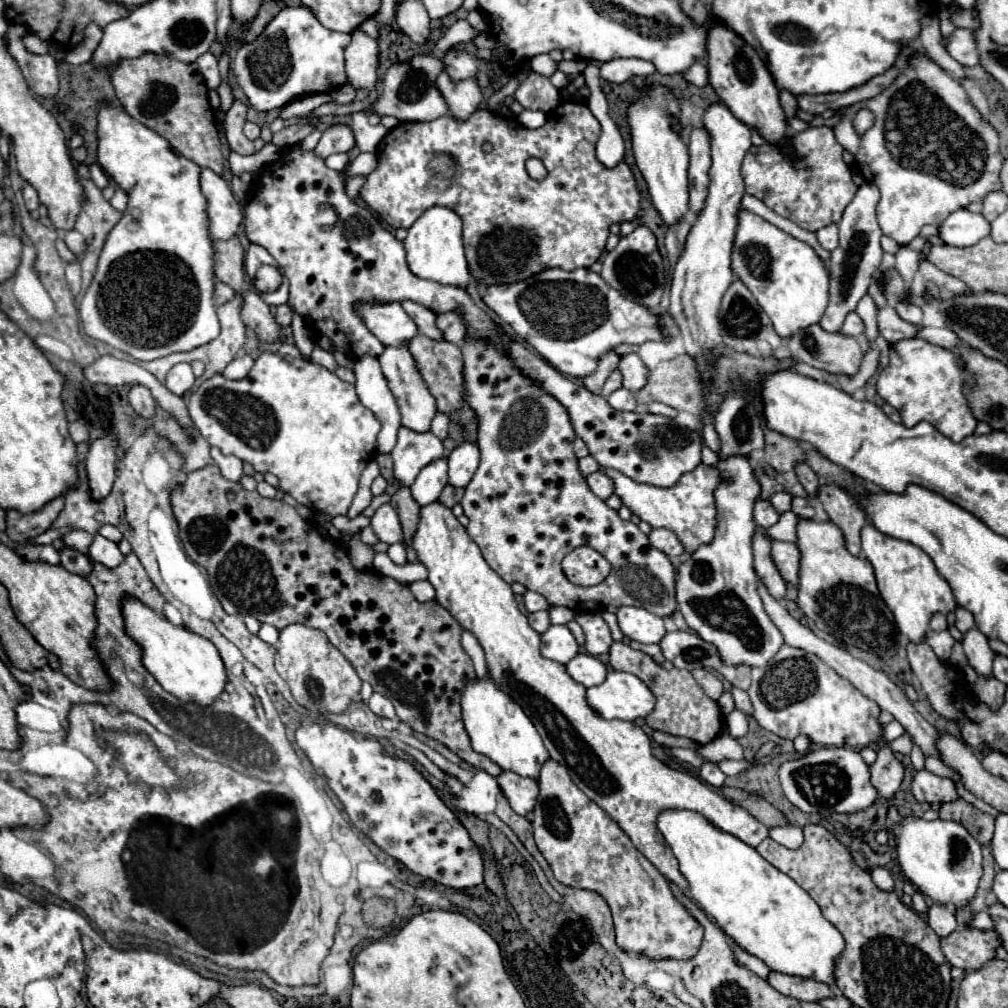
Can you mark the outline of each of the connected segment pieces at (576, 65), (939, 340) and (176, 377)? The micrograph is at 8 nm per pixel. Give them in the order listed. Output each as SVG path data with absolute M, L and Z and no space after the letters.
M574 59L571 61L562 60L558 64L558 70L564 72L567 75L578 75L583 73L583 70L589 64L589 60L581 60L581 59Z
M921 326L917 336L931 342L931 344L941 346L941 348L953 348L955 344L959 344L957 334L951 332L949 328L925 328L925 326Z
M175 364L169 374L167 374L167 380L165 380L165 386L177 394L177 396L183 396L185 392L191 390L195 382L195 374L193 374L193 368L191 364Z

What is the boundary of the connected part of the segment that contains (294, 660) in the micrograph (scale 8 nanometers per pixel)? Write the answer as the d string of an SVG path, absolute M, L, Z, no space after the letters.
M289 624L279 632L279 648L275 654L275 668L289 684L293 698L309 712L343 712L357 698L361 690L361 678L349 660L327 640L321 630Z

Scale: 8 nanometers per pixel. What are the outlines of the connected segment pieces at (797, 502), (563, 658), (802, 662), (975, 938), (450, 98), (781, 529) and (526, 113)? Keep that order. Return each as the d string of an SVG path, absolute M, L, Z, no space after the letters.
M793 498L793 512L803 520L811 520L815 516L813 506L805 498Z
M551 626L541 636L541 654L549 660L567 664L579 654L579 644L567 626Z
M783 646L767 666L753 668L751 688L747 690L753 716L761 728L793 740L799 734L807 734L821 746L869 746L879 740L877 716L881 708L865 694L855 690L851 682L835 674L823 660L805 650Z
M961 928L941 938L941 950L949 964L965 972L973 972L995 958L997 946L1001 946L1001 942L993 930L981 932L975 928Z
M441 72L437 78L437 88L447 100L449 114L457 120L467 120L483 100L481 86L475 78L467 78L463 82L451 82L451 78L447 78L447 72Z
M785 512L781 514L779 522L775 526L771 526L767 532L769 538L773 540L785 540L785 542L795 542L797 540L797 516L793 512Z
M523 110L519 116L517 116L517 120L525 126L525 128L541 128L543 124L545 124L545 120L547 120L547 114L545 112L535 112L535 110Z

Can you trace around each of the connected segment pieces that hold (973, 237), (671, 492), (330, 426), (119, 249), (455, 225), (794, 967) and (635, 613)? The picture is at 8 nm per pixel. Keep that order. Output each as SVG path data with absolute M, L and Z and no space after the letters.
M957 210L947 216L939 228L939 238L949 246L973 246L981 238L989 236L989 222L975 212Z
M699 464L693 472L681 476L681 480L671 488L659 488L651 484L639 484L621 472L605 470L615 480L615 494L623 500L633 514L637 514L643 522L651 524L651 528L667 528L681 542L685 552L693 554L699 546L709 544L715 536L715 498L713 492L719 482L719 474L715 468L707 468Z
M263 352L255 360L249 376L243 380L233 382L223 378L223 374L215 374L203 382L197 392L187 396L187 408L193 424L211 446L221 448L223 454L235 454L243 462L253 464L261 474L275 474L279 478L279 490L295 498L299 504L331 516L347 514L357 492L359 476L377 452L375 442L381 430L373 412L359 402L353 384L339 380L333 372L309 360L269 352Z
M99 102L97 112L97 160L119 188L129 196L127 210L107 236L97 274L81 300L79 312L85 334L137 360L155 360L173 352L187 352L219 336L219 320L213 302L213 242L207 230L207 200L199 188L201 168L173 152L155 130L135 122L115 102Z
M447 206L427 208L409 228L403 242L407 250L407 264L415 276L459 288L465 288L469 284L469 268L463 248L463 220L455 210Z
M661 810L657 816L657 830L663 834L673 856L679 860L679 872L689 884L691 896L701 904L707 916L743 950L761 958L771 970L789 976L815 978L829 986L835 986L833 970L835 958L843 952L845 940L841 932L823 918L817 902L787 874L779 872L773 864L757 854L755 848L747 846L743 840L719 830L703 814L693 810Z
M621 606L617 610L619 628L621 632L637 642L643 644L657 644L665 636L665 624L663 618L635 606Z

